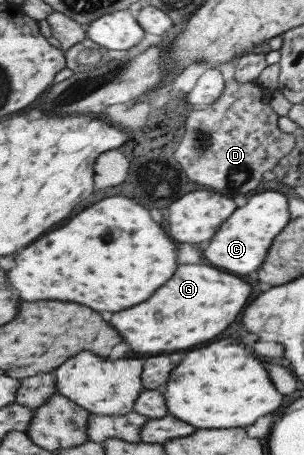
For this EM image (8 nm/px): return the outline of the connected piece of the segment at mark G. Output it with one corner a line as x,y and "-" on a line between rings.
178,264
174,274
138,306
124,308
110,316
110,326
134,352
158,354
184,350
220,334
242,310
250,286
230,274
204,264

